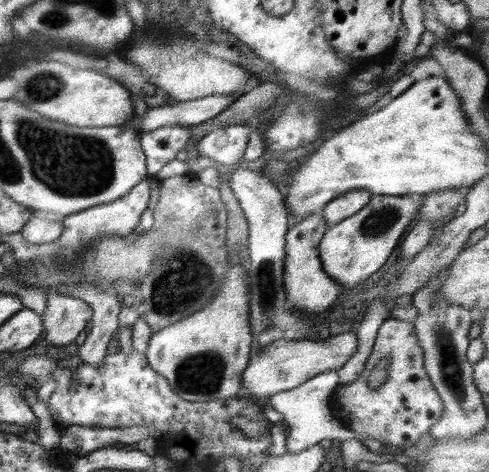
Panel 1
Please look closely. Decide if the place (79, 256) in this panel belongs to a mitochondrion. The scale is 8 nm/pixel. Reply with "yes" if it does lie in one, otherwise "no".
no

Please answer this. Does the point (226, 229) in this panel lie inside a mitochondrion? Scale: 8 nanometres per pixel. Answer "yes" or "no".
no

